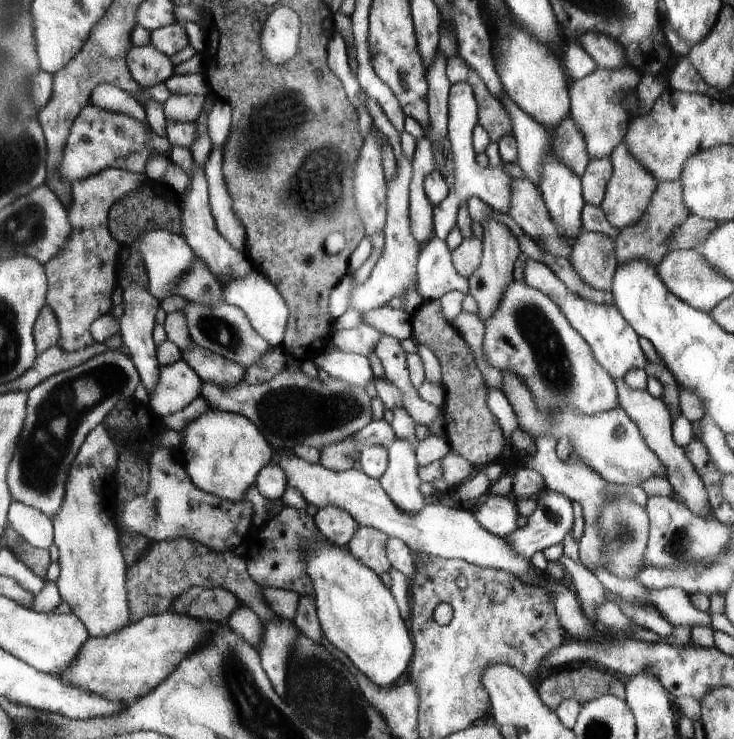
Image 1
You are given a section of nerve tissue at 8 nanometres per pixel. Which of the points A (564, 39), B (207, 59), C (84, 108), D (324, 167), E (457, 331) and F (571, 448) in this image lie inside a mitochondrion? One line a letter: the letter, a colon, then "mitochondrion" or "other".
A: other
B: other
C: other
D: mitochondrion
E: other
F: other

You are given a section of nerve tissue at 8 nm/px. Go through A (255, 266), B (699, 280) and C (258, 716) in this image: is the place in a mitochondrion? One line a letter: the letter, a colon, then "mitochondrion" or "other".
A: other
B: mitochondrion
C: mitochondrion

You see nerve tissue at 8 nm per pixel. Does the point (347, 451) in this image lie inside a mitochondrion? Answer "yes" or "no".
yes

